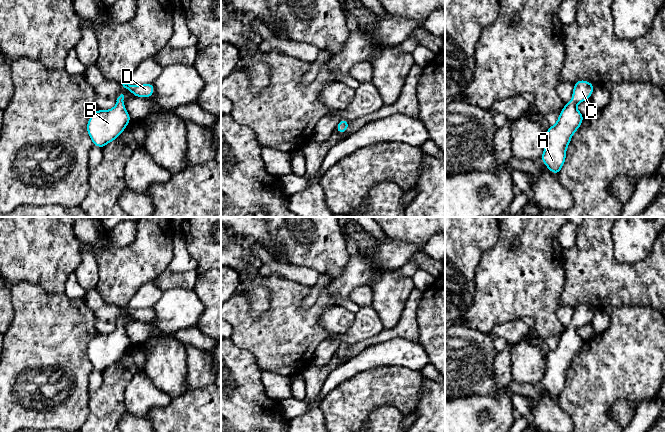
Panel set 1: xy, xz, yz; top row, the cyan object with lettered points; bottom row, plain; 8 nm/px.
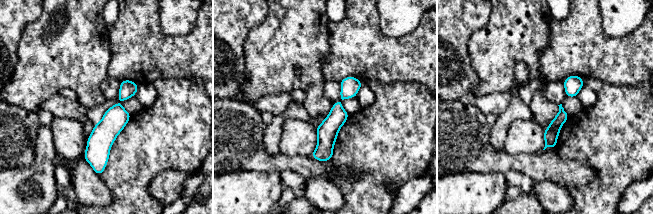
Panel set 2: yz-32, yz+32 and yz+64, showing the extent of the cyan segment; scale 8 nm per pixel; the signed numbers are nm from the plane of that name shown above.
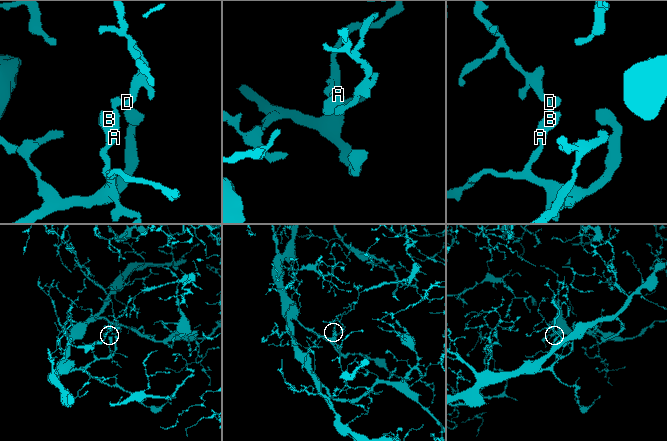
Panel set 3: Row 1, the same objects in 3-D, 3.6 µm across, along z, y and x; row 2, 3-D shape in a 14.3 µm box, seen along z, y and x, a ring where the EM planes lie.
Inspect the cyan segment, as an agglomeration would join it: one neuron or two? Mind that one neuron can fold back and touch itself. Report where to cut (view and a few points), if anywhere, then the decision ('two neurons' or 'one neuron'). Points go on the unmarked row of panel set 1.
no cut | one neuron

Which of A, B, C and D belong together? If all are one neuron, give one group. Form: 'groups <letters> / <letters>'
groups A B C D

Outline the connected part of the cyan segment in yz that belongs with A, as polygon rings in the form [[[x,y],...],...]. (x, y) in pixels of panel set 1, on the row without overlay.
[[[588,305],[575,306],[572,324],[565,328],[557,347],[547,352],[546,370],[540,383],[553,398],[558,398],[565,387],[567,370],[584,343],[576,328],[590,323],[593,313],[594,309]]]

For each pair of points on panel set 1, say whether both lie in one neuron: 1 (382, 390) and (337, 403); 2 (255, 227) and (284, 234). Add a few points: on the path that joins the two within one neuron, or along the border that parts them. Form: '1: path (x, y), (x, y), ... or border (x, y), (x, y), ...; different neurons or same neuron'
1: path (371, 391), (363, 392), (348, 403); same neuron
2: border (268, 227), (277, 252); different neurons

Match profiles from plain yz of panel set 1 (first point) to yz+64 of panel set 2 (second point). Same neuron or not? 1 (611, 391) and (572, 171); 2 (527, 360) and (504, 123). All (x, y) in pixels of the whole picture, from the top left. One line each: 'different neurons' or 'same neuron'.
1: different neurons
2: different neurons

